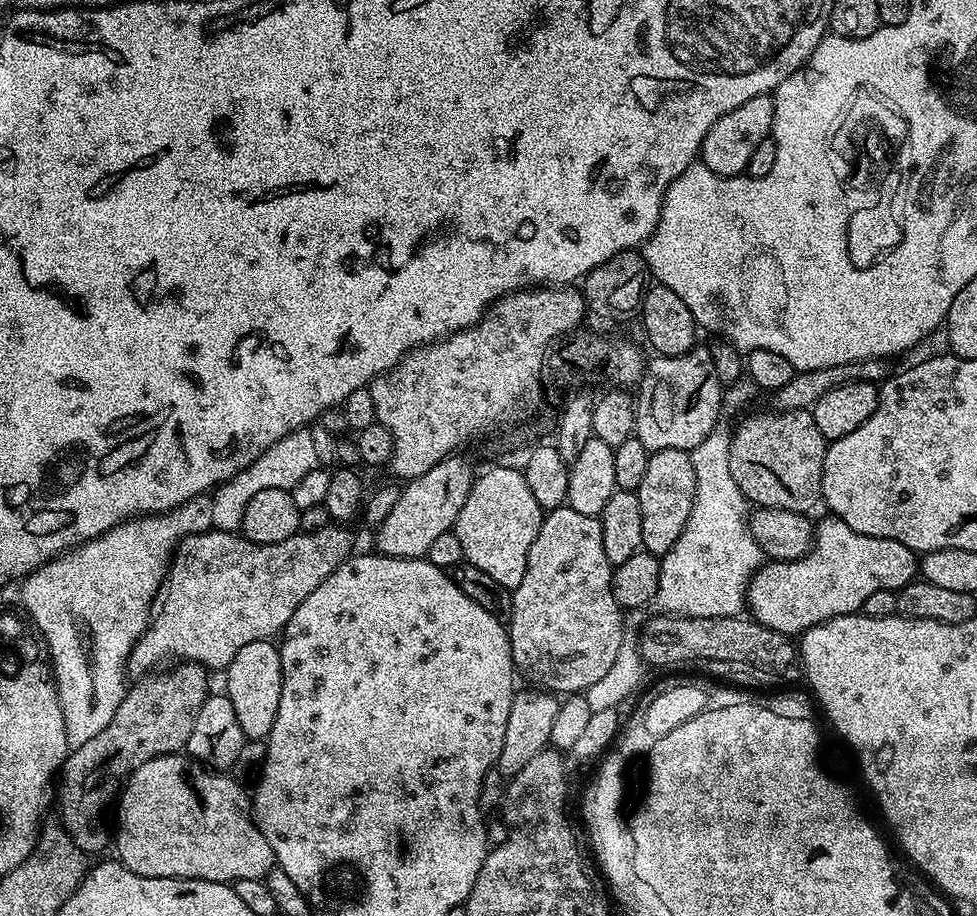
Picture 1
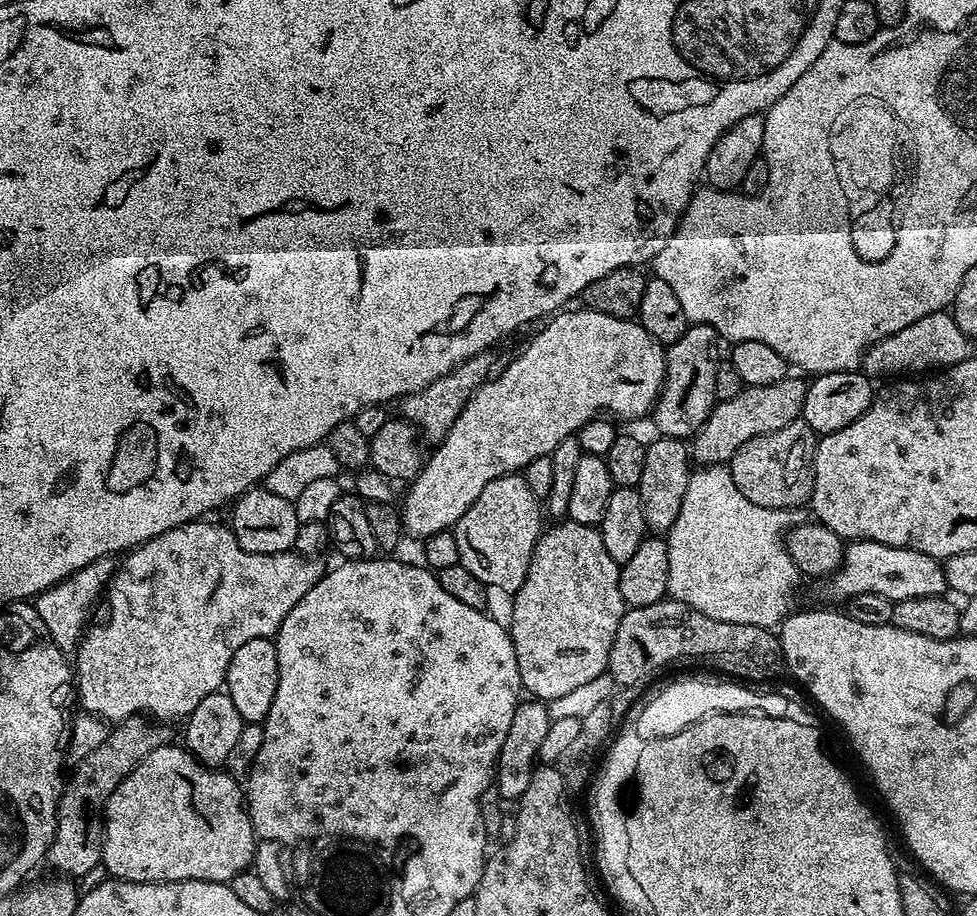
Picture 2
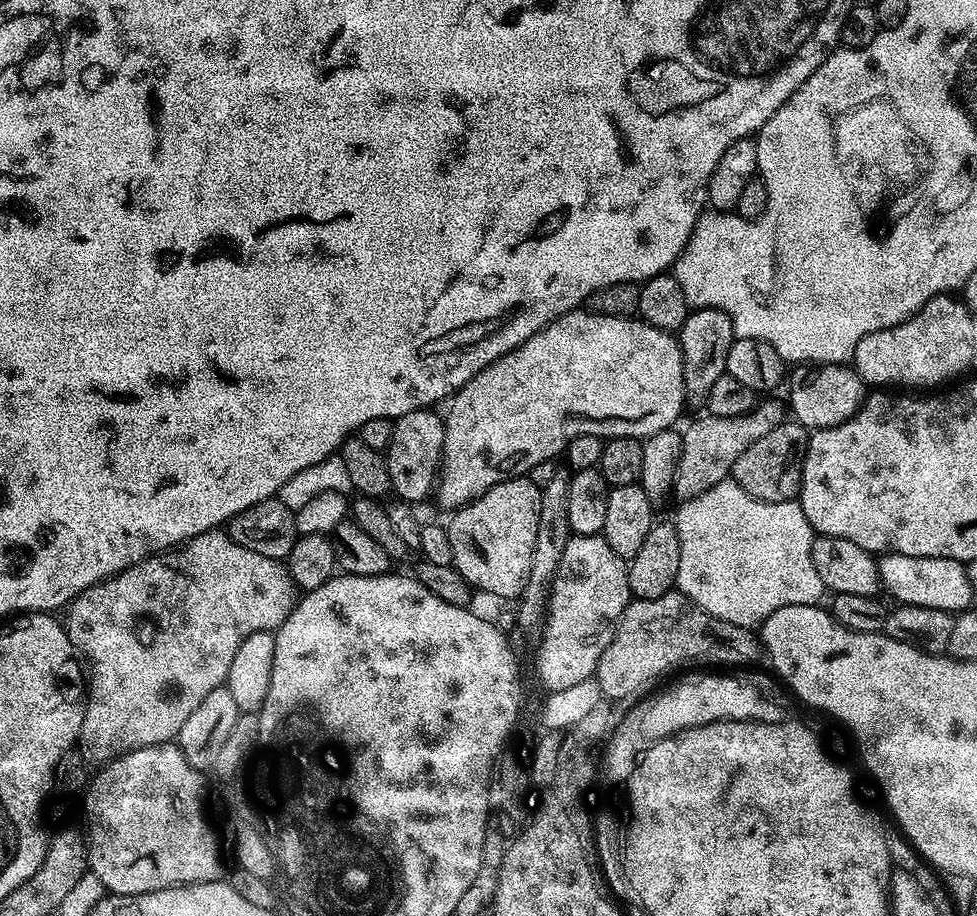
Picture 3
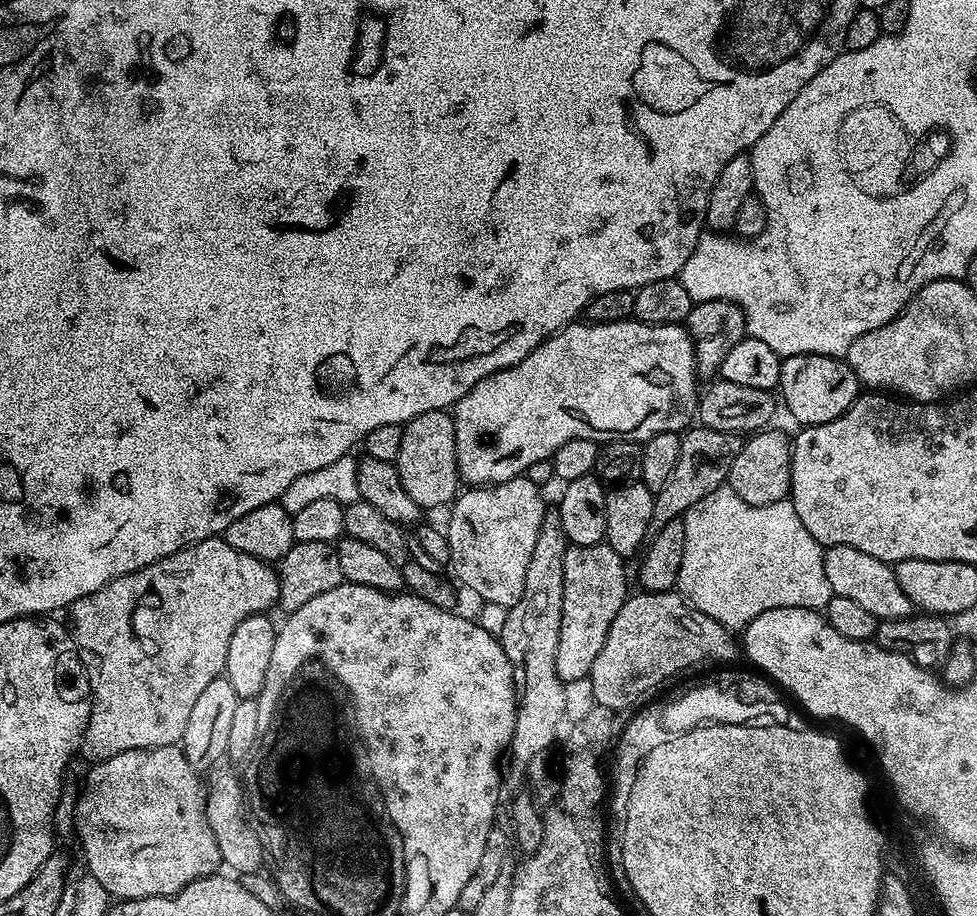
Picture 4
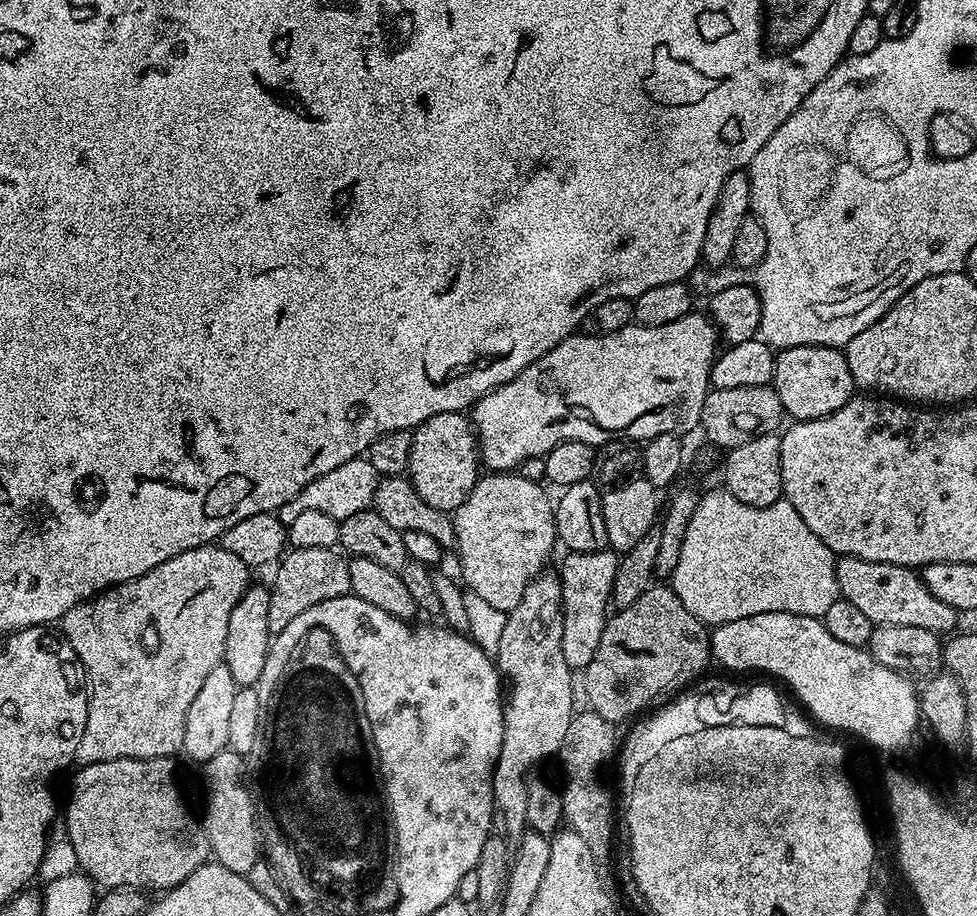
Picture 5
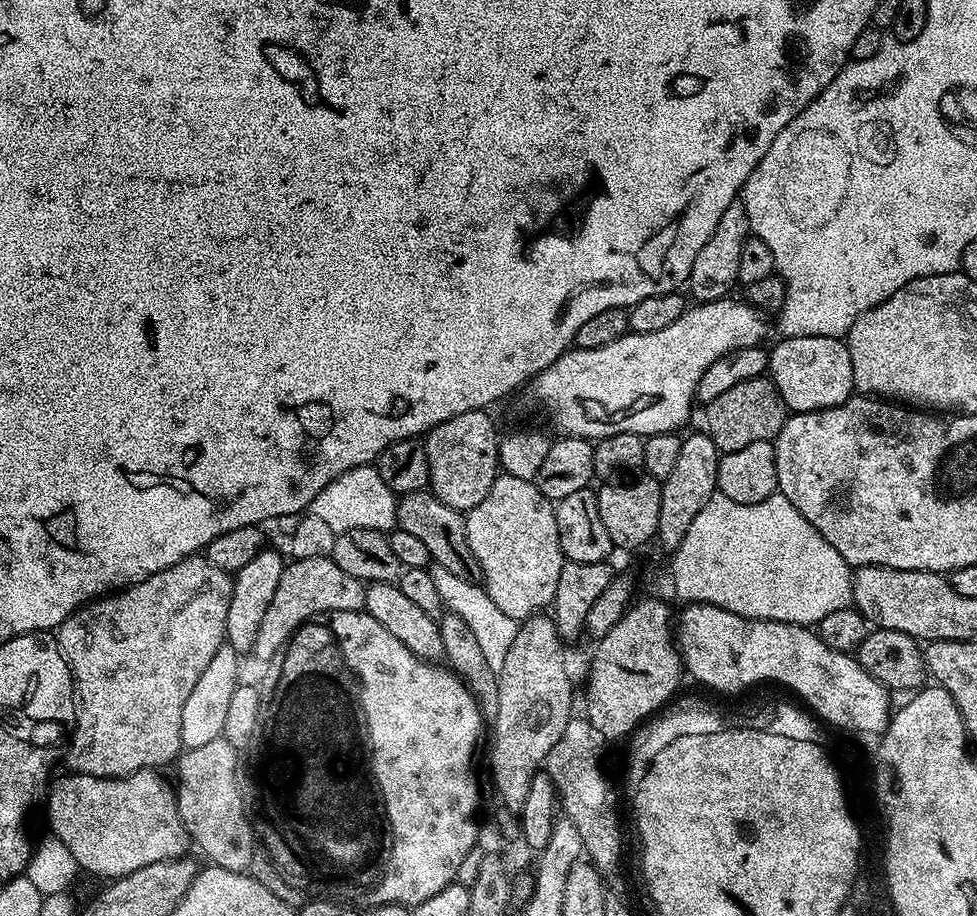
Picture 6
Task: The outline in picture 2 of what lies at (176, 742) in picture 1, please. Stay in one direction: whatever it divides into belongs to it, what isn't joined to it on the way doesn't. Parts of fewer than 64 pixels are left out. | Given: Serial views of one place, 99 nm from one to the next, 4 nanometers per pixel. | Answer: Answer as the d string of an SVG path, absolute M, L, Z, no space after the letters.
M131 716L128 720L123 720L115 725L116 728L107 733L105 741L96 744L91 749L92 753L77 766L72 772L72 777L67 777L66 783L63 785L60 801L56 807L56 829L54 830L54 838L52 845L48 847L47 863L52 863L57 868L57 873L63 874L68 878L81 878L88 870L93 869L102 863L104 858L104 825L101 823L102 813L108 805L110 794L114 794L114 790L119 786L127 776L132 773L142 762L142 758L146 758L146 754L150 754L154 750L158 750L163 744L169 743L167 727L153 726L151 723L145 722L145 719L139 716Z

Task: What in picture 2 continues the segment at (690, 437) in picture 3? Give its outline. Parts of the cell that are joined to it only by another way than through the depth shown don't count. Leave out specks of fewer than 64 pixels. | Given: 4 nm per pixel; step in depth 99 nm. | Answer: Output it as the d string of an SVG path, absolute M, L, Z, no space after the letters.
M789 374L780 382L767 386L745 387L732 399L719 401L706 422L690 442L690 454L700 466L724 464L751 438L782 429L803 415L808 383L799 375Z

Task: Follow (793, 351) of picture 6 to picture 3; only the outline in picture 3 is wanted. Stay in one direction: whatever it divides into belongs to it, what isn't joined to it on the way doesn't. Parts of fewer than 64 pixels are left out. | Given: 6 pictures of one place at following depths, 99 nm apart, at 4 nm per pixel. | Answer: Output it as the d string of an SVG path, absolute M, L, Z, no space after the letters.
M808 364L796 366L790 372L787 381L787 407L794 415L795 423L804 425L809 430L818 428L836 428L855 416L864 403L866 385L864 379L848 364Z

